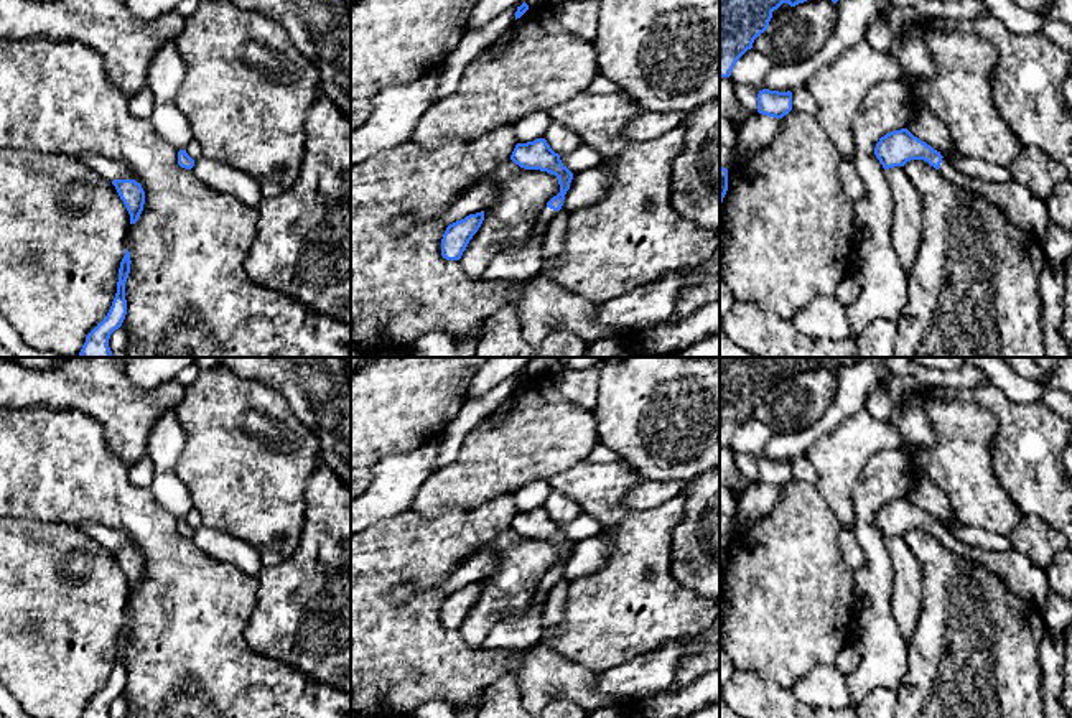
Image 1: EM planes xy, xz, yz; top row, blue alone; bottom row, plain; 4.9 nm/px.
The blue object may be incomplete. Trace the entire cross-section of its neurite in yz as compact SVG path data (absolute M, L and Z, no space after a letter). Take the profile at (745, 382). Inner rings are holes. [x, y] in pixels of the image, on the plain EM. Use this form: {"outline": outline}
{"outline": "M720 357L720 446L731 445L738 428L767 399L772 380L782 372L795 375L812 367L827 367L837 372L860 359L865 357Z"}

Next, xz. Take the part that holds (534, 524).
{"outline": "M545 507L517 512L510 529L520 537L547 540L558 547L560 562L547 571L547 576L540 581L540 588L537 591L537 599L543 599L562 578L573 542L562 532L560 524L550 517Z"}

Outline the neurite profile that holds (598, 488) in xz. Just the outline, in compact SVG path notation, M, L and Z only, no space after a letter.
M585 459L547 481L552 491L576 501L581 511L596 517L603 527L613 527L631 511L622 506L624 494L642 479L626 461Z

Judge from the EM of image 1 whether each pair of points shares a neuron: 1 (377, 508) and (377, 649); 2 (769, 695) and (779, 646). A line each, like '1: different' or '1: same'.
1: different
2: different

